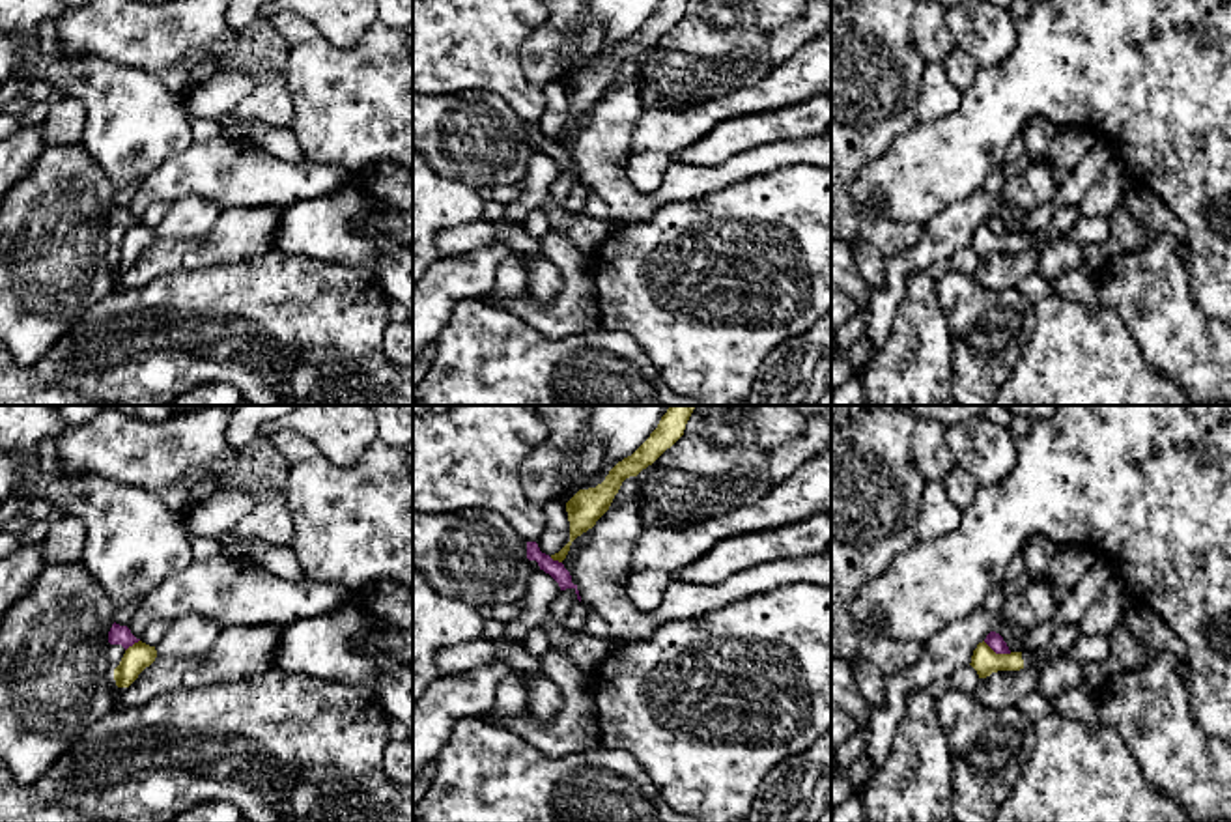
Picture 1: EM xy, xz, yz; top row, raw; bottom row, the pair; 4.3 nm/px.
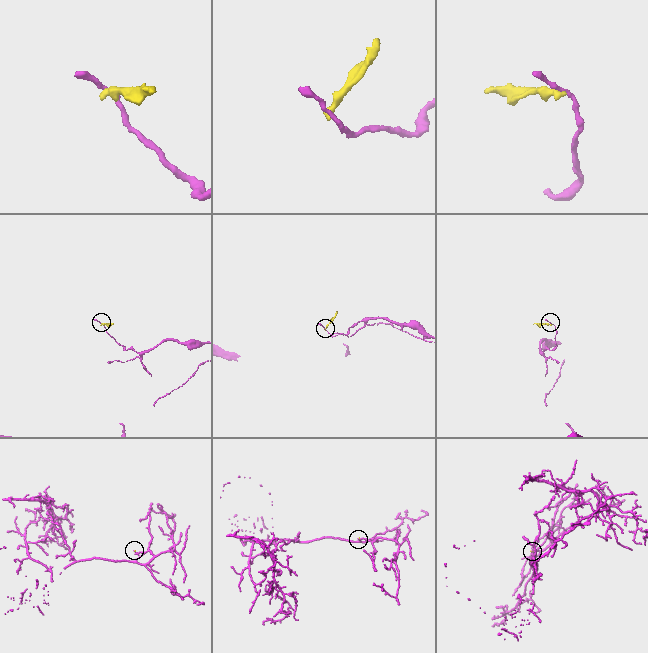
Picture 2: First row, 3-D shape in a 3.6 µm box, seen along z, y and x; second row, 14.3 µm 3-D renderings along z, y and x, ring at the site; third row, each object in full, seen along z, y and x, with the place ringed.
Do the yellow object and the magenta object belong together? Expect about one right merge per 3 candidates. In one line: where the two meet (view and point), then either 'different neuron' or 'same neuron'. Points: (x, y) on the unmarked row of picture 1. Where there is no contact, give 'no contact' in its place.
yz (998, 236) | different neuron

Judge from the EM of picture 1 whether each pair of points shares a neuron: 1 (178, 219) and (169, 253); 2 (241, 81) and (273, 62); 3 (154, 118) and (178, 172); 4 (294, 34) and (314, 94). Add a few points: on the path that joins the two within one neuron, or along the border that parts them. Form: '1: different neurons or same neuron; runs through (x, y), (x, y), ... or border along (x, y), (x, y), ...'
1: different neurons; border along (215, 219), (198, 236), (157, 238)
2: different neurons; border along (256, 70), (256, 86), (232, 111)
3: different neurons; border along (193, 141), (170, 154), (146, 178)
4: different neurons; border along (316, 32), (292, 47)

